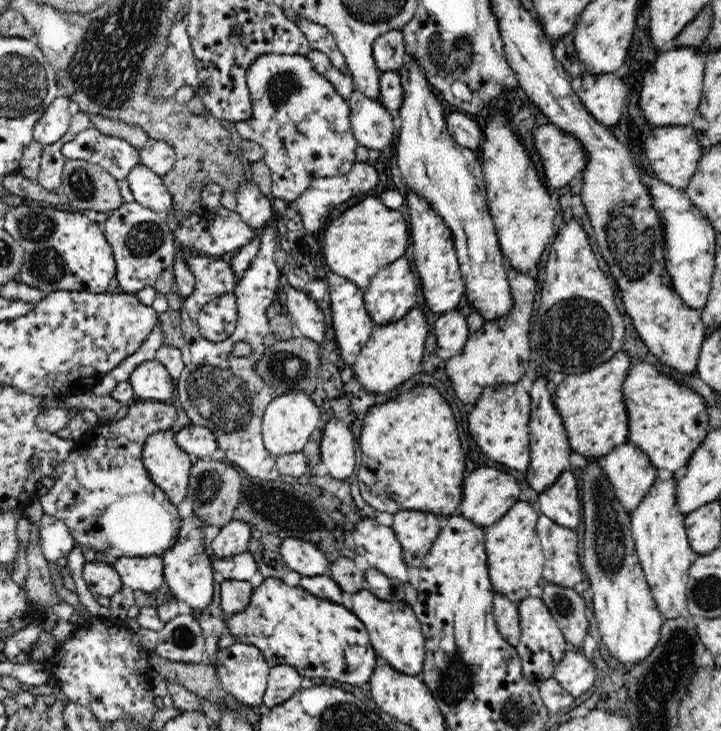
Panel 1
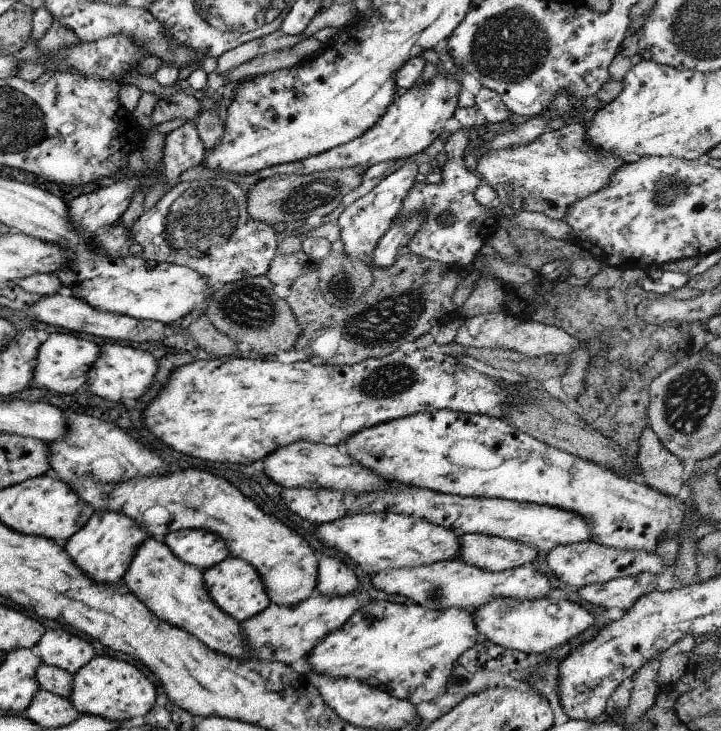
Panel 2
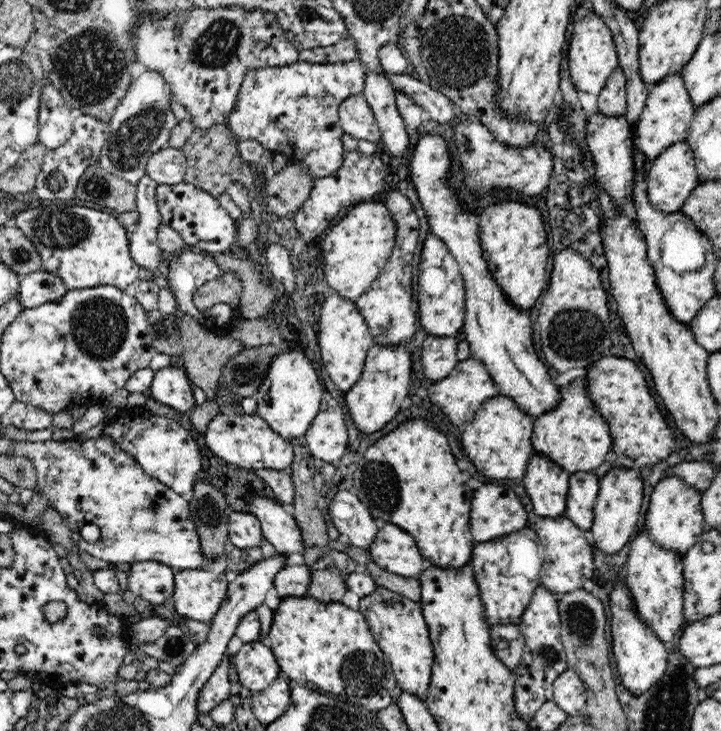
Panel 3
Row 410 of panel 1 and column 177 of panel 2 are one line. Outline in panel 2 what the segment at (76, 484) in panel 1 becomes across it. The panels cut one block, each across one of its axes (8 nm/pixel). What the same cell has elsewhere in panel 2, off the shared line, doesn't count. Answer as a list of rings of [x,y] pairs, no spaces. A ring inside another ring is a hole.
[[[194,118],[185,121],[165,135],[162,149],[161,170],[169,186],[177,180],[177,176],[202,162],[205,153],[203,143],[196,131]]]

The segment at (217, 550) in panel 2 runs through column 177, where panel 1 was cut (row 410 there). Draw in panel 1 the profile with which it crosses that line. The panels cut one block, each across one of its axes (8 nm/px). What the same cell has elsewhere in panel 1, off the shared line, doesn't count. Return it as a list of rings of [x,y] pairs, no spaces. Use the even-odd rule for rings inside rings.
[[[545,375],[536,377],[529,391],[531,398],[531,411],[529,418],[529,439],[530,439],[530,466],[525,471],[525,476],[530,486],[538,493],[545,491],[561,475],[561,472],[568,466],[570,454],[573,450],[568,442],[568,433],[562,421],[562,415],[558,407],[554,405],[554,393],[548,390],[548,380]]]

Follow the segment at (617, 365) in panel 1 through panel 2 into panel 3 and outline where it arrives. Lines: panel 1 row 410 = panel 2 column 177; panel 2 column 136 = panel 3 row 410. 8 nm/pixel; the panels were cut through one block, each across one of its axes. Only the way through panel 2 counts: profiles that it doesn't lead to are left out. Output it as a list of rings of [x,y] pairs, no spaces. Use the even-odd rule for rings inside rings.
[[[585,377],[570,380],[568,387],[558,386],[560,402],[535,417],[531,443],[534,451],[547,456],[559,464],[569,474],[574,472],[594,472],[604,464],[604,456],[612,451],[613,438],[606,419],[598,412],[589,397]]]

